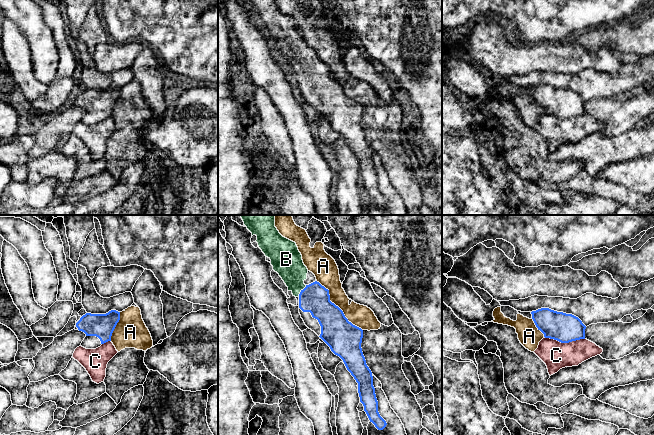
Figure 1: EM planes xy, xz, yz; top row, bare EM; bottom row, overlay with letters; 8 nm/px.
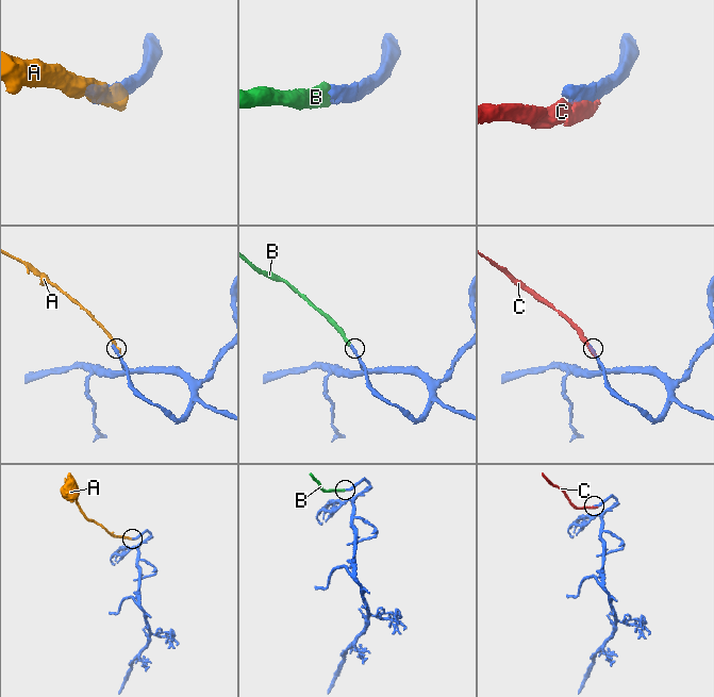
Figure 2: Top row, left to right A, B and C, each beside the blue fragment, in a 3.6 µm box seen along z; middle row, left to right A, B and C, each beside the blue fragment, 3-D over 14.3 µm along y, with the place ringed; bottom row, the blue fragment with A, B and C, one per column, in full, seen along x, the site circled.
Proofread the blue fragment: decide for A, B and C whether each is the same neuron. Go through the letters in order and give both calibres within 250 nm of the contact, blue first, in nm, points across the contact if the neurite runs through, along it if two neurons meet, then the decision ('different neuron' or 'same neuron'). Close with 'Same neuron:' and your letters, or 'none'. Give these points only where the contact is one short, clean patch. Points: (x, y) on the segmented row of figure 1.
A: calibres 260 and 180 nm; different neuron
B: calibres 240 and 240 nm; way xz (314, 298), (302, 290), (288, 263); same neuron
C: calibres 240 and 220 nm; different neuron
Same neuron: B

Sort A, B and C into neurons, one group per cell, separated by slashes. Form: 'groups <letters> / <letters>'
groups A / B / C

